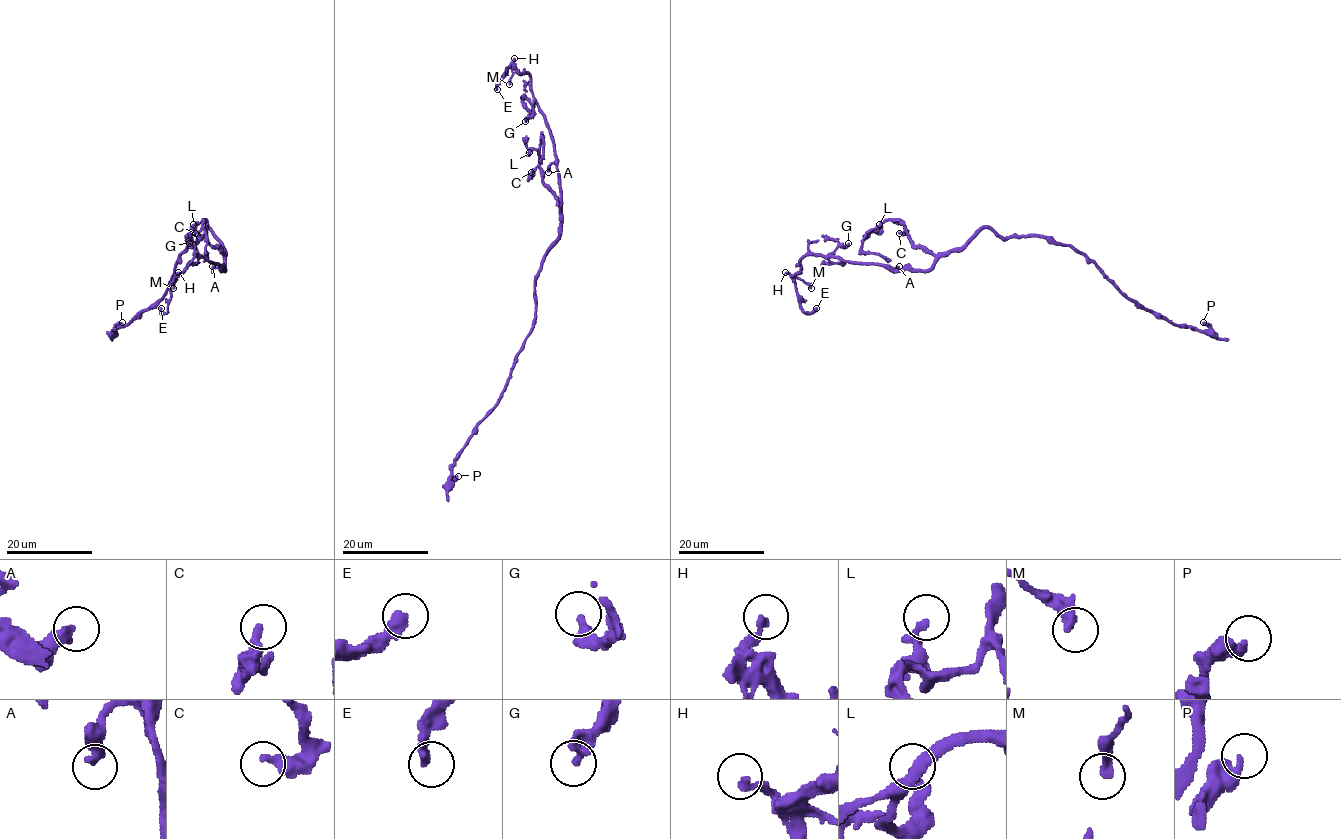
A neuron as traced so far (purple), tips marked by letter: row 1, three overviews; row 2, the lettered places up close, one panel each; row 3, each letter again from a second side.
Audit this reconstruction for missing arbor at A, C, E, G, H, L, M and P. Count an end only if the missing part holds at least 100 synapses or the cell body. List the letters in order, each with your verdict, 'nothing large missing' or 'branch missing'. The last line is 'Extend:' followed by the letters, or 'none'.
A: nothing large missing
C: nothing large missing
E: nothing large missing
G: nothing large missing
H: nothing large missing
L: nothing large missing
M: nothing large missing
P: branch missing
Extend: P

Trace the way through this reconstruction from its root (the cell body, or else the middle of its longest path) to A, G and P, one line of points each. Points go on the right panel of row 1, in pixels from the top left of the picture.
A: (990, 229), (979, 229), (961, 247), (946, 251), (927, 270), (890, 267), (899, 266)
G: (990, 229), (979, 229), (927, 270), (888, 270), (840, 260), (830, 254), (848, 243)
P: (990, 229), (1004, 238), (1046, 236), (1073, 247), (1152, 313), (1176, 324), (1208, 331), (1203, 322)

